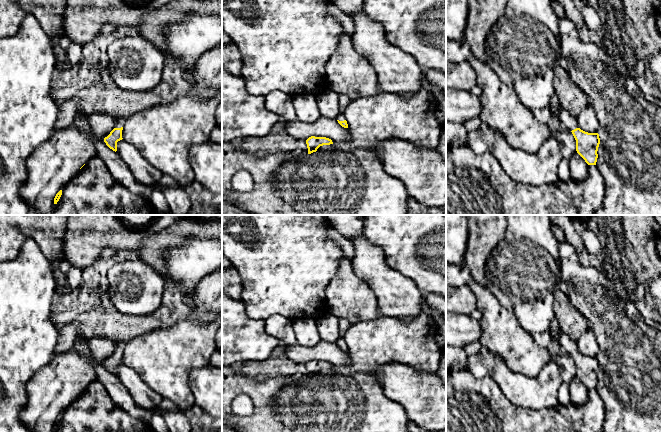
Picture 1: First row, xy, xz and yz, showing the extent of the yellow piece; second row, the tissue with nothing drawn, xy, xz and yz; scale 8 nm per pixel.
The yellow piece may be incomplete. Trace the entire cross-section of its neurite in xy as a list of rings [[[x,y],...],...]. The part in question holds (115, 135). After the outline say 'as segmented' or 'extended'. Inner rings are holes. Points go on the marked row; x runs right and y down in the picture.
[[[118,119],[114,125],[114,129],[104,138],[106,145],[113,151],[117,151],[117,142],[122,140],[123,119]]]; extended

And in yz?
[[[562,107],[559,109],[559,119],[569,129],[576,140],[576,151],[588,165],[596,165],[598,158],[598,147],[600,138],[598,133],[588,133],[581,130],[576,118],[569,114]]]; extended

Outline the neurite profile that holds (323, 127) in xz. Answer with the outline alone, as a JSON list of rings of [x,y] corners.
[[[320,116],[313,123],[303,123],[298,119],[289,121],[285,131],[288,135],[298,140],[307,140],[311,136],[326,137],[332,140],[333,144],[348,145],[351,142],[351,136],[348,128],[342,127],[337,119],[329,119]]]

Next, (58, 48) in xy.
[[[64,30],[59,33],[58,42],[52,46],[53,54],[58,64],[66,64],[68,60],[67,52],[65,51],[64,41],[65,41]]]

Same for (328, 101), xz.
[[[326,90],[316,96],[320,116],[336,119],[342,109],[339,104],[339,94],[332,90]]]

